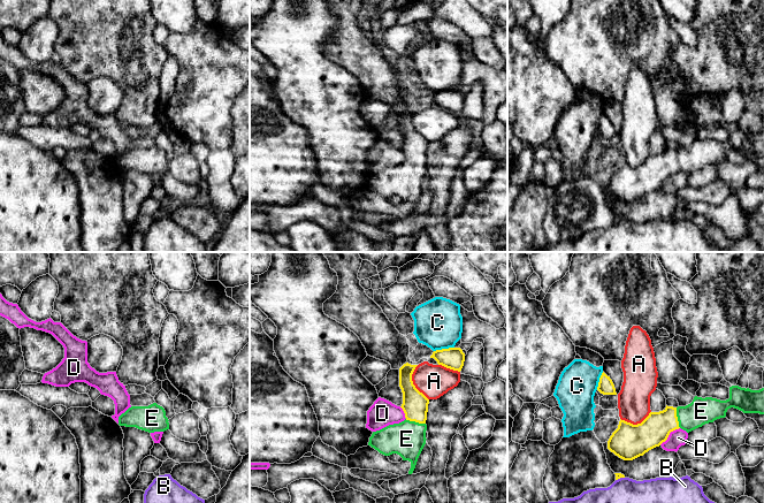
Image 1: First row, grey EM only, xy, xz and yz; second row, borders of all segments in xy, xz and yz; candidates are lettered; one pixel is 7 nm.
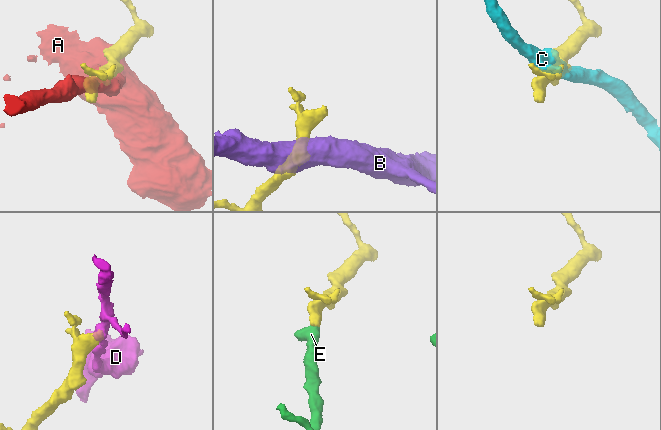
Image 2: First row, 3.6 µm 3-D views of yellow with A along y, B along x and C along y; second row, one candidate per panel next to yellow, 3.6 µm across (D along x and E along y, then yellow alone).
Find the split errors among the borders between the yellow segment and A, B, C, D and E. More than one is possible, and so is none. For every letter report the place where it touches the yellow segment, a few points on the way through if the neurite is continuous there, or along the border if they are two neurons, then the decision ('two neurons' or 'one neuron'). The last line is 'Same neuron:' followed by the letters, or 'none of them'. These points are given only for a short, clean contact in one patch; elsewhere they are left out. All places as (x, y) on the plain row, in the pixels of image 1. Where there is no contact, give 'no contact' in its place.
A: meets yellow in xz at (412, 124); two neurons
B: meets yellow in yz at (619, 220); two neurons
C: meets yellow in xz at (443, 91); two neurons
D: meets yellow in yz at (669, 176); border along yz (679, 169), (673, 172), (659, 187); two neurons
E: meets yellow in yz at (677, 160); runs through yz (655, 172), (664, 164), (677, 160), (692, 159), (701, 153); one neuron
Same neuron: E

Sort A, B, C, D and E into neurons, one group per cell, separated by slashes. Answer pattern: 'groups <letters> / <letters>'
groups A / B / C / D / E

